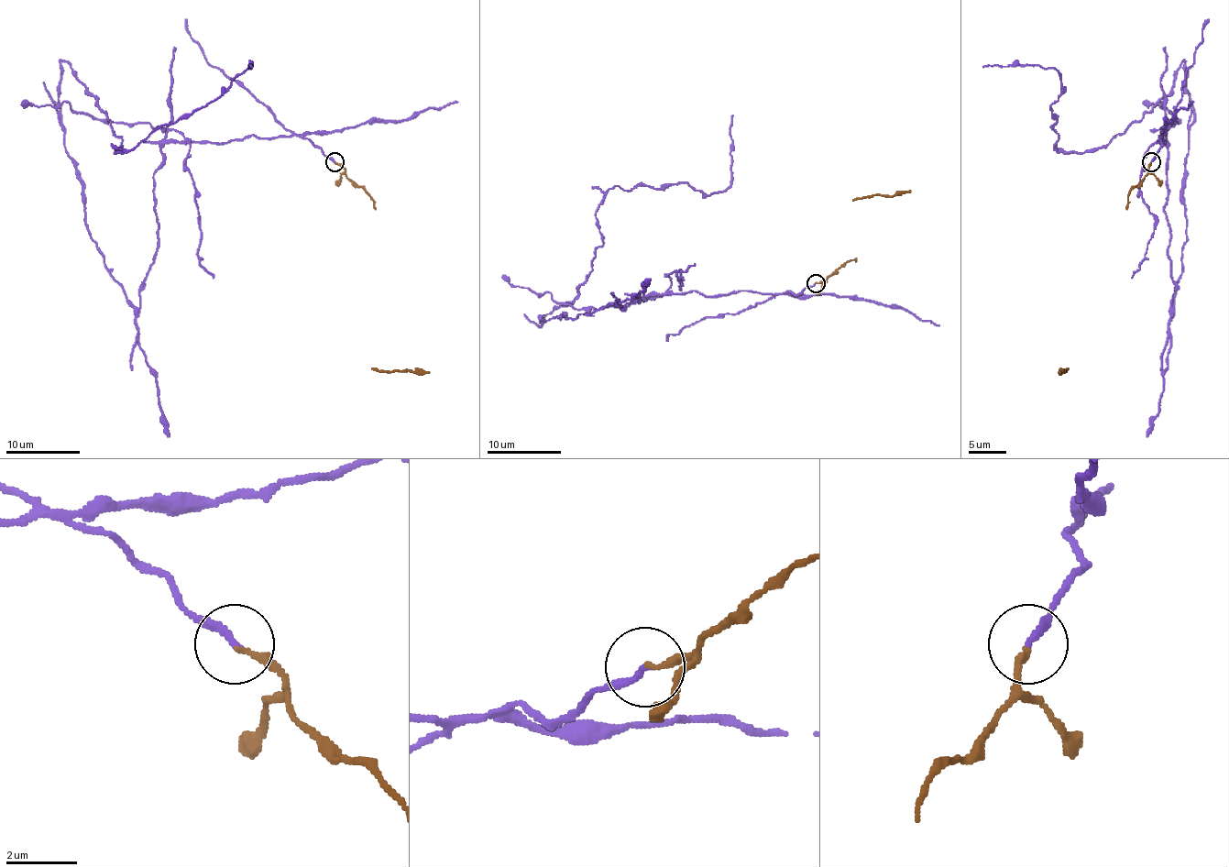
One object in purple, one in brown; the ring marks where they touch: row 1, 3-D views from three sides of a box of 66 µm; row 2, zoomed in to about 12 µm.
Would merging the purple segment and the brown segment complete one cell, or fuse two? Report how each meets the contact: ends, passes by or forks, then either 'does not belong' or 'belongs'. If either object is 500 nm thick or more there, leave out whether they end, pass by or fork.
purple ends; brown ends; does not belong

